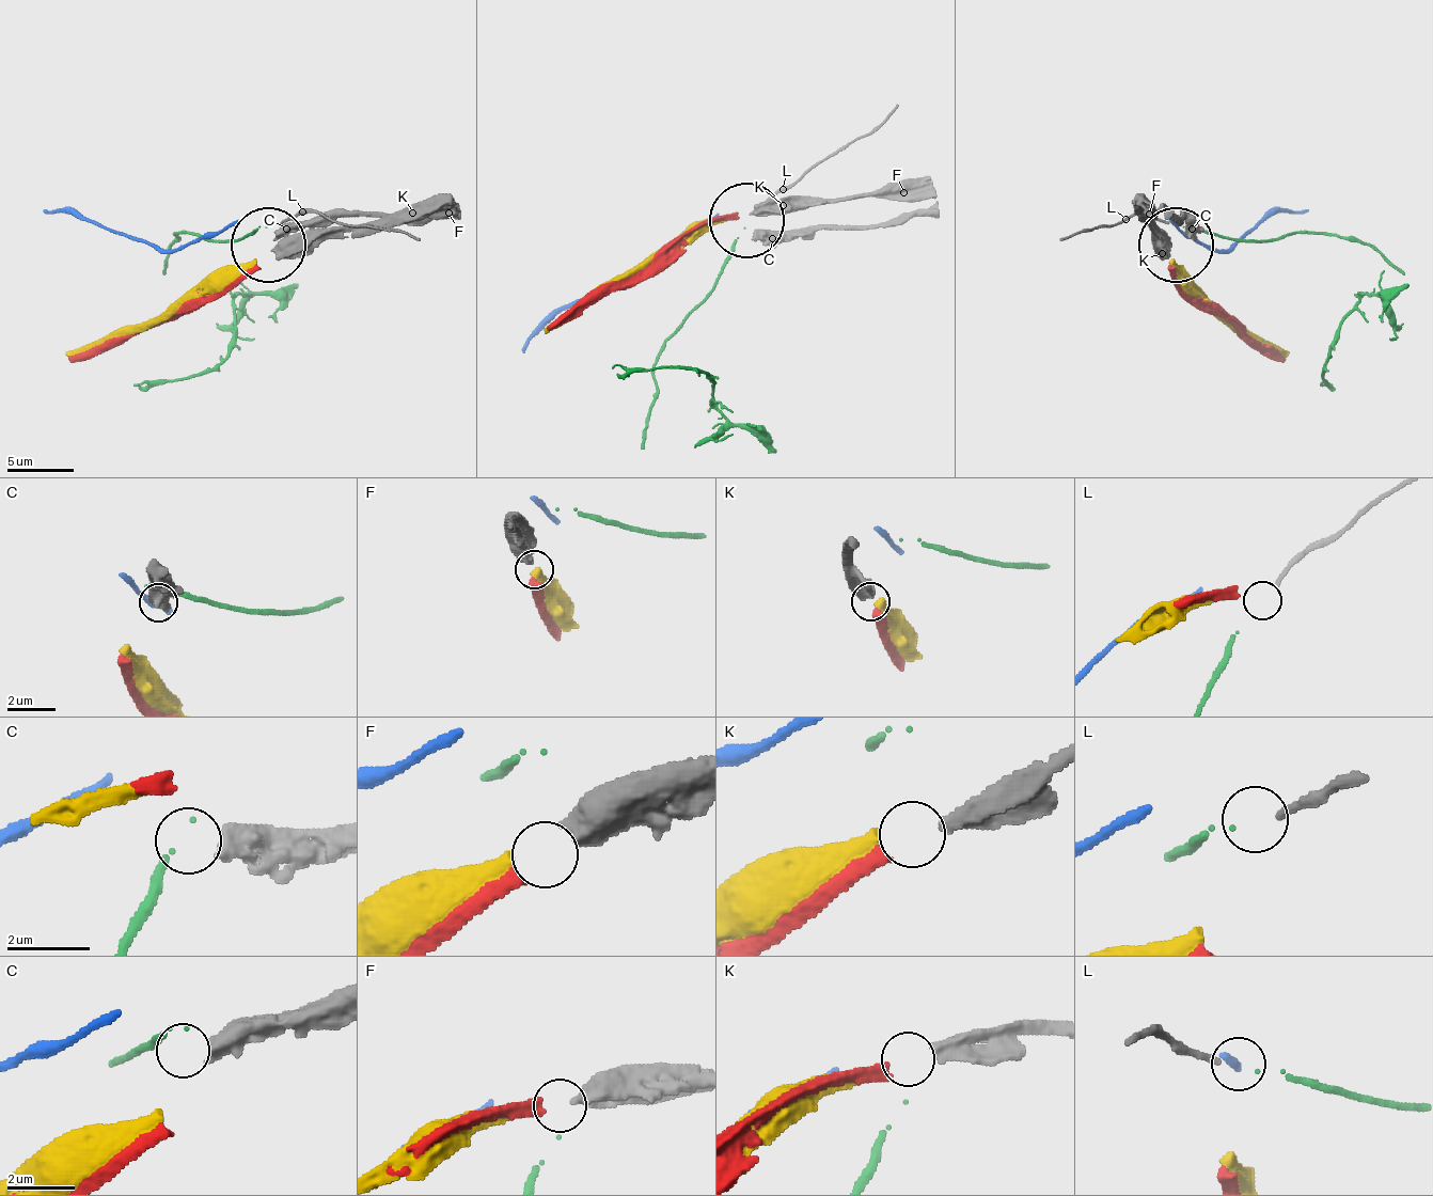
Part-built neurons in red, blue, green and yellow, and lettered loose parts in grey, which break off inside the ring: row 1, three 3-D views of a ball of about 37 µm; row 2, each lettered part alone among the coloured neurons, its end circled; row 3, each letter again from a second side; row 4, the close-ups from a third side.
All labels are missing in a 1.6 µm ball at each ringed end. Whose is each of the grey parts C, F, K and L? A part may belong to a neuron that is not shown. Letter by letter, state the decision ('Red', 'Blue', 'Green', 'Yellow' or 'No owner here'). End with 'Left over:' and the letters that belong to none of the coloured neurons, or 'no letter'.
C: No owner here
F: Yellow
K: Red
L: Green
Left over: C

